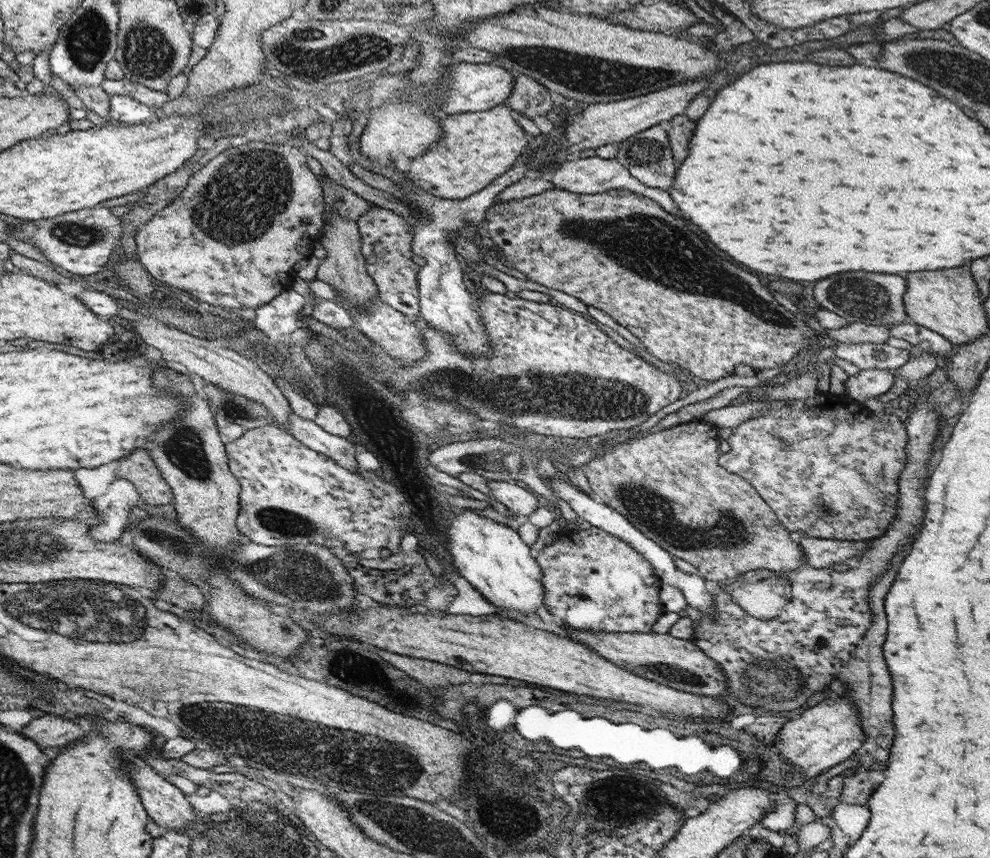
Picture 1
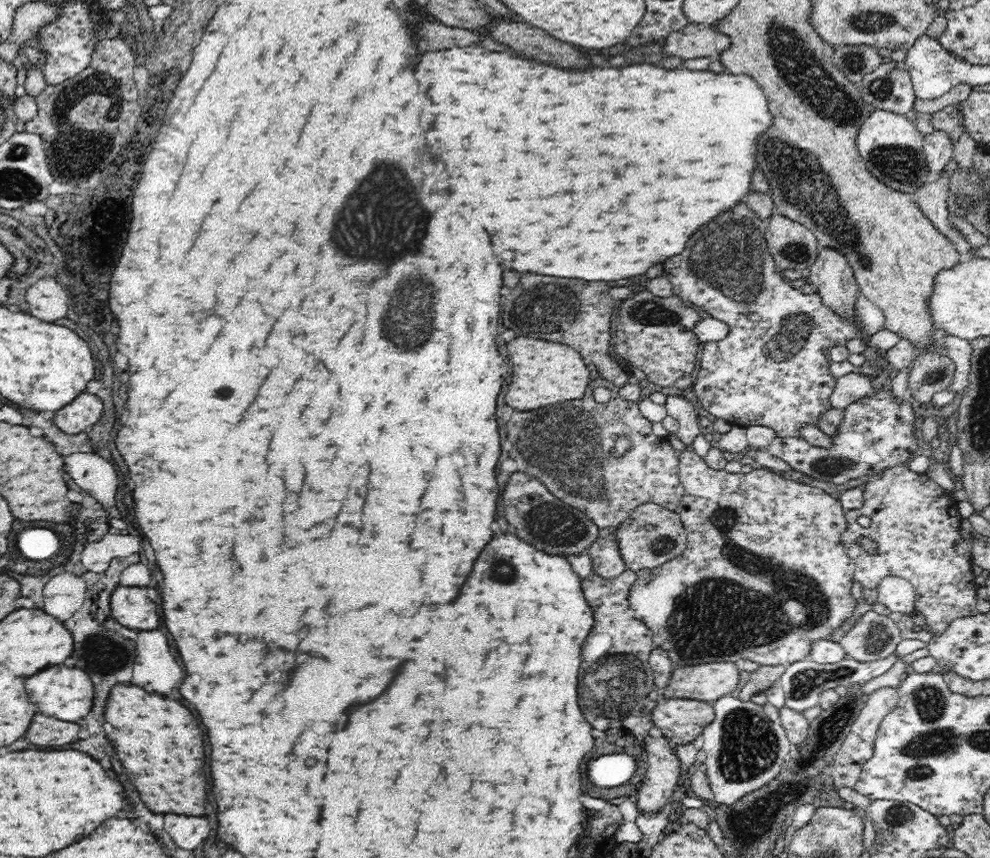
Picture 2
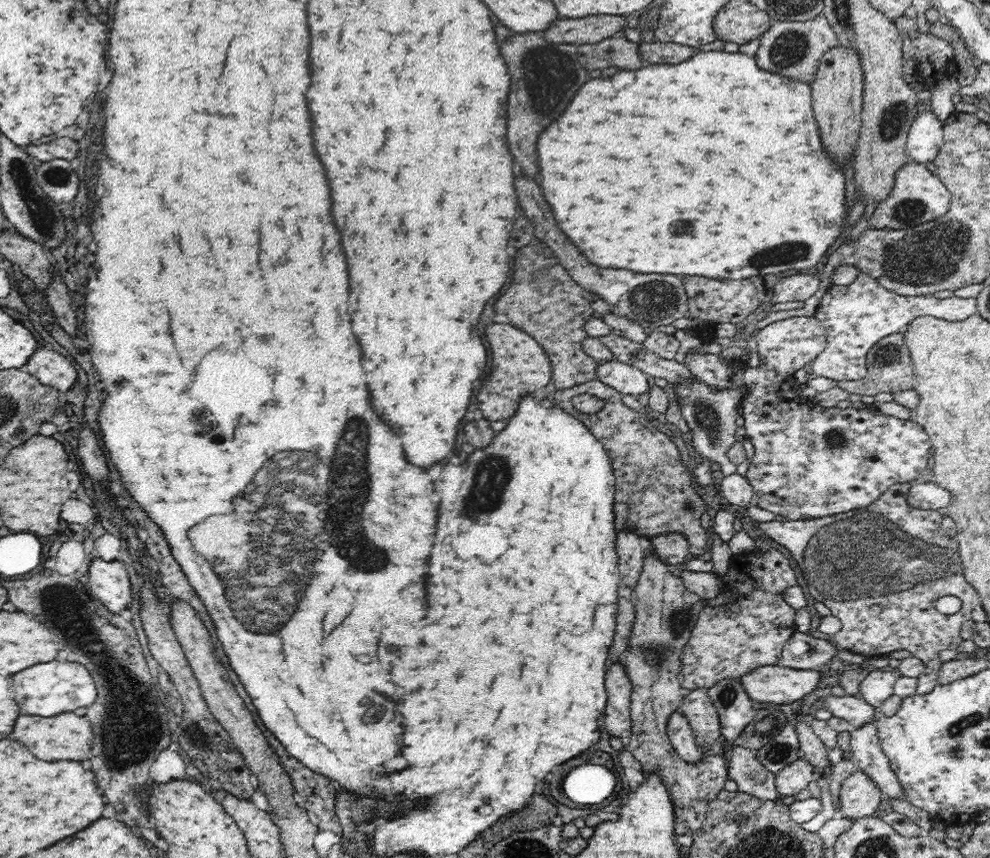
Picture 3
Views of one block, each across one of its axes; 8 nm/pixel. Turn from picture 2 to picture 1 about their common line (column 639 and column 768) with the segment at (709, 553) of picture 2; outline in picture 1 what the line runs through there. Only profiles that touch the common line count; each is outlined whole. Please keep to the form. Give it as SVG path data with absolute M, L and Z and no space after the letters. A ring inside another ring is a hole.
M769 570L745 572L727 586L731 600L759 622L769 622L791 598L791 586Z

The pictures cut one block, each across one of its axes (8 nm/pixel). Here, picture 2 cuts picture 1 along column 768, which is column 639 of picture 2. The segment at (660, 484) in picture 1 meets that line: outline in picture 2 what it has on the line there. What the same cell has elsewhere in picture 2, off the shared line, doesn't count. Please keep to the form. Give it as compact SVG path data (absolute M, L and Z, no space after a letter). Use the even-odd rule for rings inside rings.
M654 502L640 504L638 510L634 510L634 514L630 514L630 518L614 530L614 534L618 538L618 550L626 568L634 572L642 568L658 568L688 548L688 534L678 512L670 512Z

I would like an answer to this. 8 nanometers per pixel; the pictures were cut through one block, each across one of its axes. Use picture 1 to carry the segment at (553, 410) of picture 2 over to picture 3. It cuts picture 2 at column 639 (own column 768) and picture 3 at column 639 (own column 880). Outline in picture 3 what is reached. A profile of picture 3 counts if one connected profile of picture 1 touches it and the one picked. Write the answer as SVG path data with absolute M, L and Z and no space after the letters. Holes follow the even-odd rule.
M586 382L568 390L558 390L554 394L552 406L564 410L566 414L578 418L590 432L604 444L604 450L610 454L614 476L616 476L616 530L634 530L640 538L646 542L654 536L662 534L682 534L688 544L692 556L704 556L708 550L708 534L700 526L700 518L706 512L704 500L694 492L692 478L694 474L686 470L682 462L682 454L678 452L676 444L670 440L668 434L662 434L650 420L642 420L640 412L630 410L622 404L622 392L616 388L604 384L604 382ZM578 394L592 394L600 400L604 400L602 412L596 414L582 414L572 406L572 398ZM620 422L630 422L636 428L630 426L618 426ZM652 488L652 490L650 490ZM644 496L644 498L642 498ZM656 506L656 508L654 508ZM692 506L692 508L686 508Z

